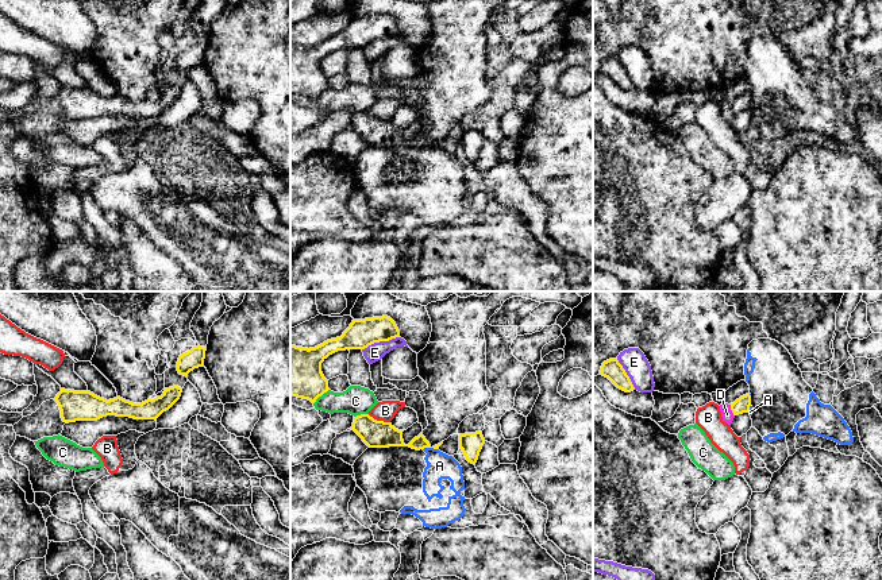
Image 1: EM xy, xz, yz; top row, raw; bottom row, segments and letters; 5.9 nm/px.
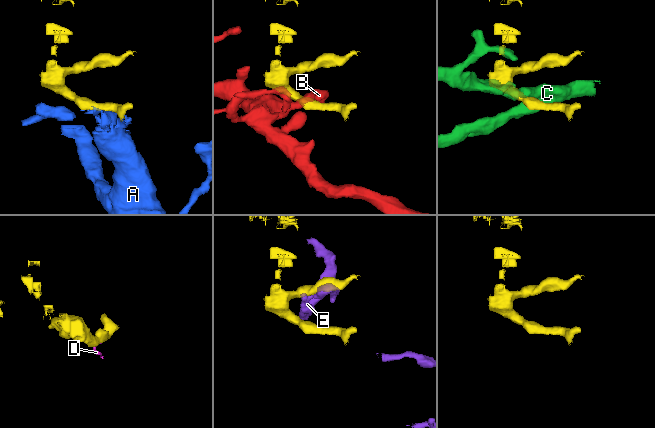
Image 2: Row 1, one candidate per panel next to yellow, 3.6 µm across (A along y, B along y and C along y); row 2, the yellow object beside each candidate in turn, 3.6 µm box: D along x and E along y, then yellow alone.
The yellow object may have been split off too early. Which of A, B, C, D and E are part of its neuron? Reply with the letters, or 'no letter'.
no letter

